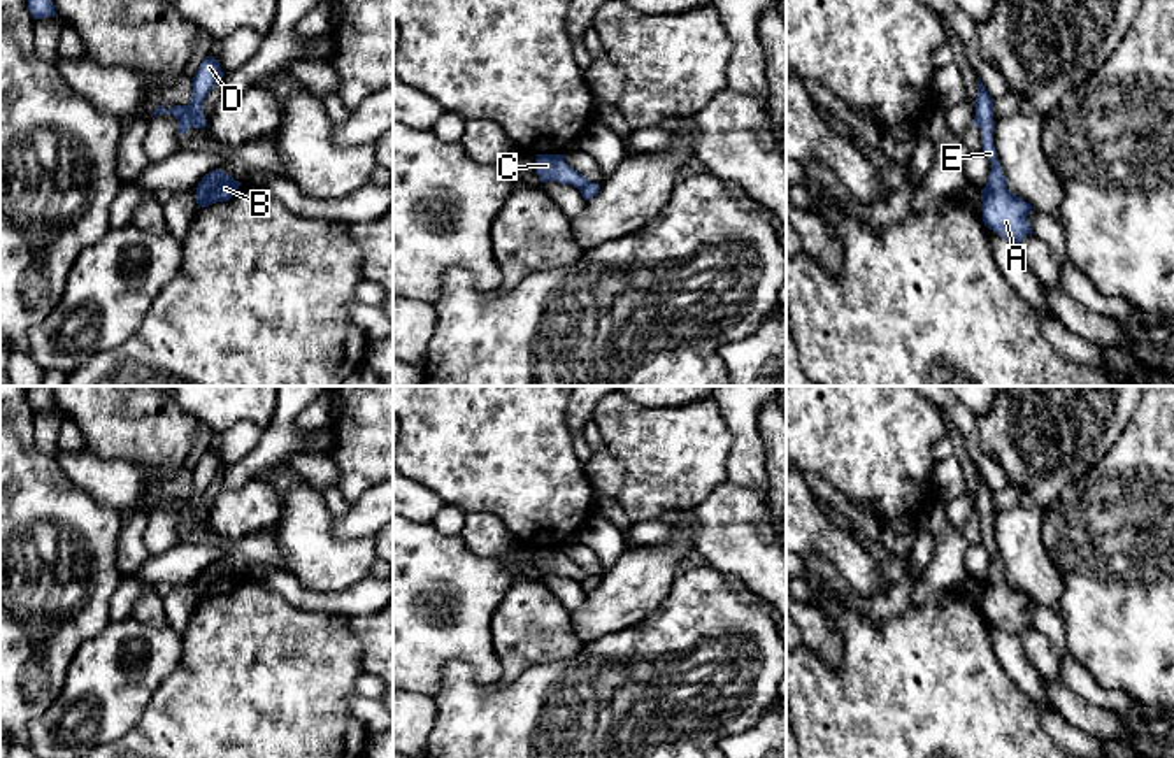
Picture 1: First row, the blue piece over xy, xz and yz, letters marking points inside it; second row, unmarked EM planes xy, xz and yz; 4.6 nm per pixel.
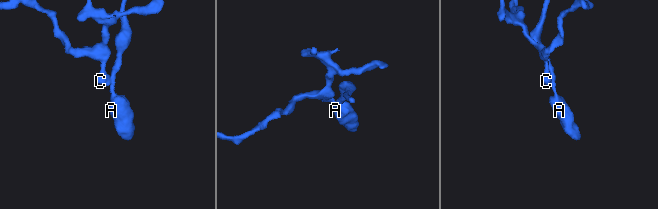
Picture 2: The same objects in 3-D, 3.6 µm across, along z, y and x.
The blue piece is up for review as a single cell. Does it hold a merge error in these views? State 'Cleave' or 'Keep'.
Cleave

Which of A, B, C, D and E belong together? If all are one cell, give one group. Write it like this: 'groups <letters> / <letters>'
groups A B D E / C

